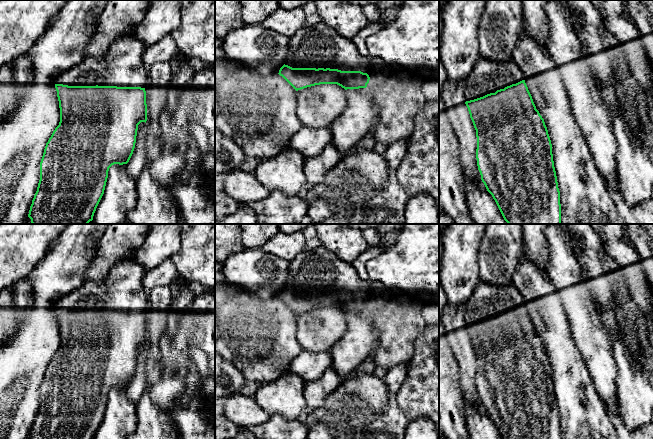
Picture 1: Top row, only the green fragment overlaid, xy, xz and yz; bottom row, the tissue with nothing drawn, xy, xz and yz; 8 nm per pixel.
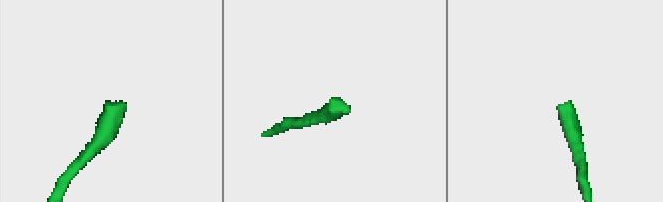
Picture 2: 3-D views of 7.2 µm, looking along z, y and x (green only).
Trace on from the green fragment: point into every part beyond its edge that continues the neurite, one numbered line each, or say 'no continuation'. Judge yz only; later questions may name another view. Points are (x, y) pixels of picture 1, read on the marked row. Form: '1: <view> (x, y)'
1: yz (488, 76)

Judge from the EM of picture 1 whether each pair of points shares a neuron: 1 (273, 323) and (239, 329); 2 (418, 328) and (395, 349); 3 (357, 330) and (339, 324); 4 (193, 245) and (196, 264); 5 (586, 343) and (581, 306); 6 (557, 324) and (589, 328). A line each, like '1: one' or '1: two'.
1: one
2: one
3: two
4: one
5: one
6: two

